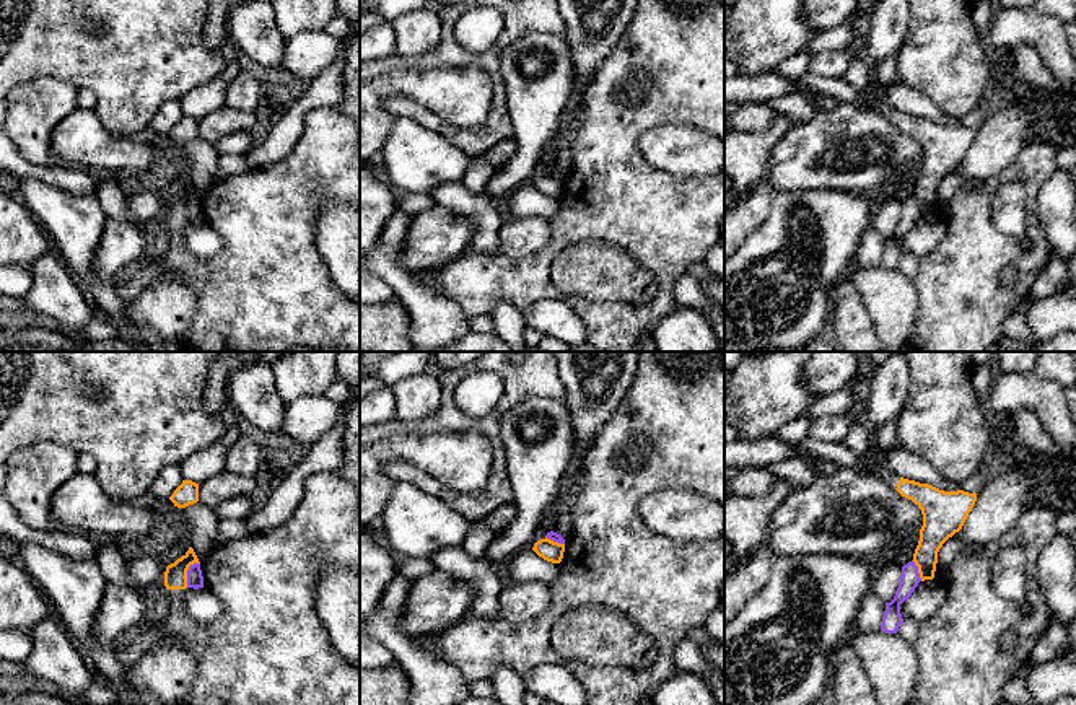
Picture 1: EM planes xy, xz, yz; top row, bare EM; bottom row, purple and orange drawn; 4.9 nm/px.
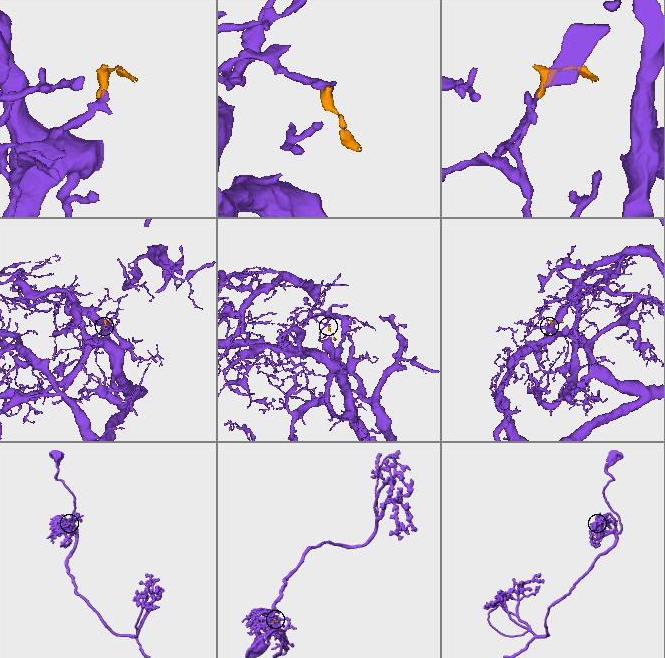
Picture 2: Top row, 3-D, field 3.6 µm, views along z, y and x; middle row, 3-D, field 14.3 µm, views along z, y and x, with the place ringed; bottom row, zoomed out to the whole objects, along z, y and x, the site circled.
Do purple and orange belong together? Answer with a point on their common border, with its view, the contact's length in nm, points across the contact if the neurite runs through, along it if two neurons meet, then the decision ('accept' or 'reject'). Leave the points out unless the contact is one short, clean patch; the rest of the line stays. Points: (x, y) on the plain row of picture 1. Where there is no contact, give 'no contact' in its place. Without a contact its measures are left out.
meets purple in xy at (188, 207); contact 140 nm long; border along xy (199, 197), (189, 202), (186, 222); reject

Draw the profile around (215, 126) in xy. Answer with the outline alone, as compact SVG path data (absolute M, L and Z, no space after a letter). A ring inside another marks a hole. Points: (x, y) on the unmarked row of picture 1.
M223 106L199 120L199 137L213 147L218 140L230 134L251 130L256 119L256 112L233 111Z

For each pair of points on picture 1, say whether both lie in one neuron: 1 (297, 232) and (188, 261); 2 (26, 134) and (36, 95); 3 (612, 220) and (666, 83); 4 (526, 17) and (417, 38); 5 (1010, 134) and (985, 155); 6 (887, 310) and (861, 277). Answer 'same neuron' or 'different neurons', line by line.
1: different neurons
2: same neuron
3: same neuron
4: different neurons
5: same neuron
6: same neuron

